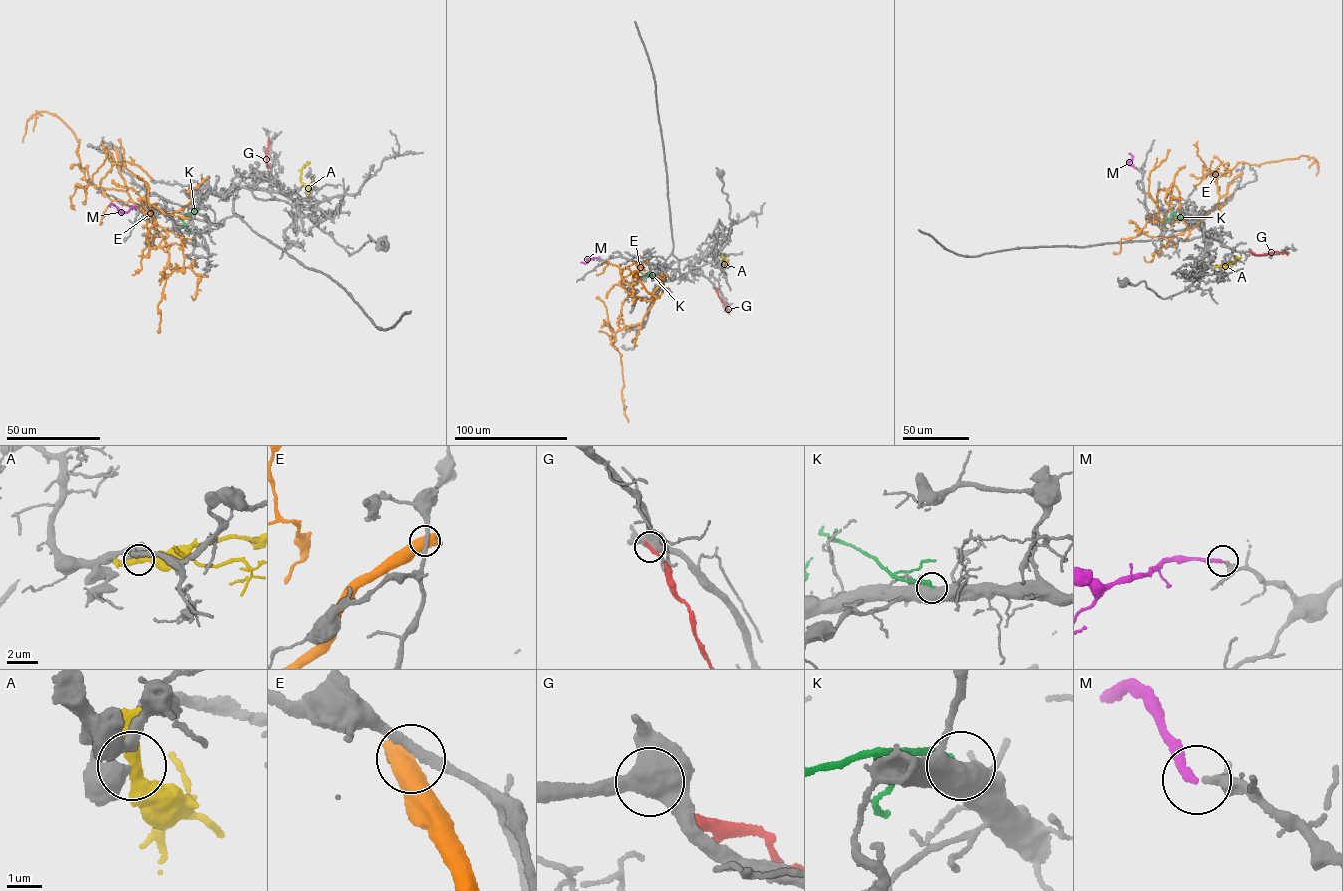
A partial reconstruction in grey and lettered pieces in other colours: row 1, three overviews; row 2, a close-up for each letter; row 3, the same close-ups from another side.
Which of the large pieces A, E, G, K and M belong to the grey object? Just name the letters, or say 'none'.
M

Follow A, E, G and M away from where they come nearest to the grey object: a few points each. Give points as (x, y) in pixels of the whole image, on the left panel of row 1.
A: (307, 192), (307, 187), (299, 179), (302, 168), (309, 162)
E: (114, 146), (131, 200), (166, 234), (151, 235), (143, 257), (155, 221), (148, 185), (124, 162)
G: (269, 166), (265, 157), (268, 142), (271, 142)
M: (137, 207), (124, 212), (111, 204), (110, 207)

